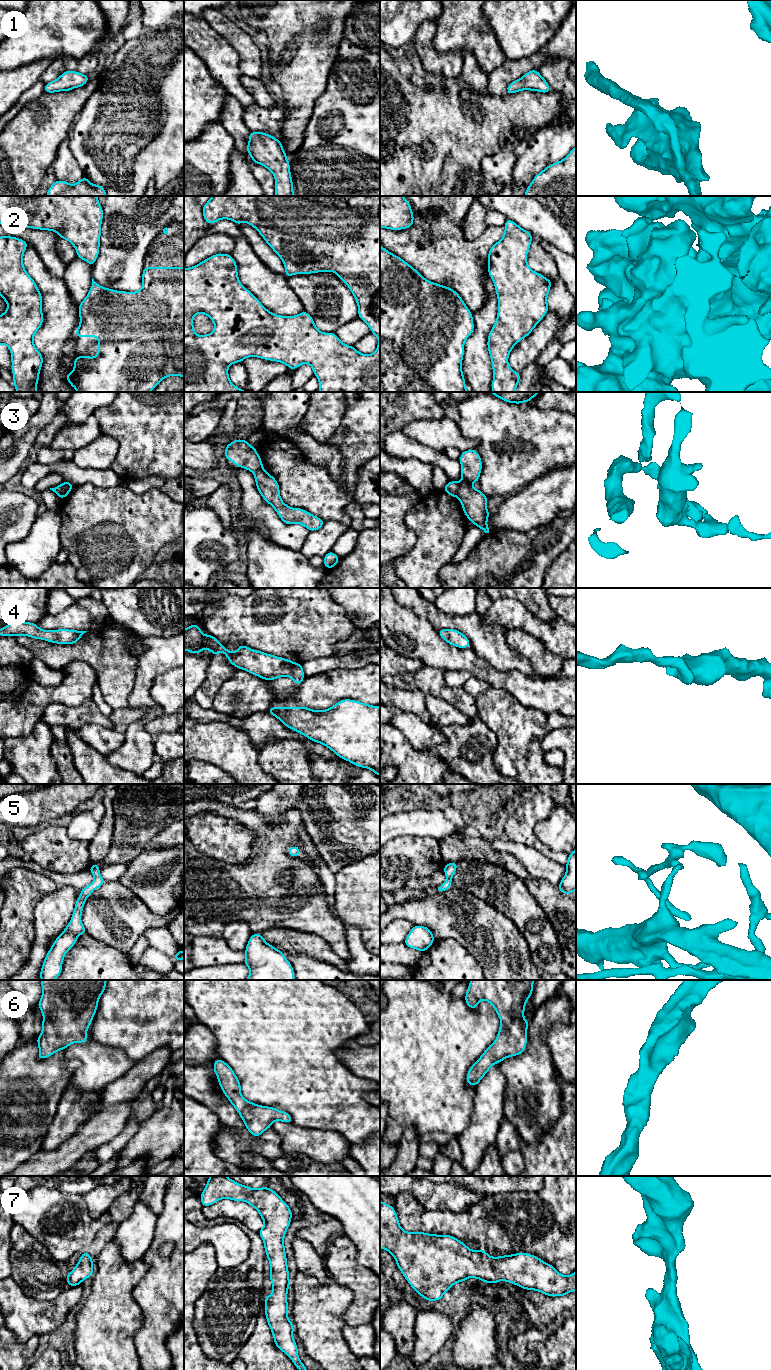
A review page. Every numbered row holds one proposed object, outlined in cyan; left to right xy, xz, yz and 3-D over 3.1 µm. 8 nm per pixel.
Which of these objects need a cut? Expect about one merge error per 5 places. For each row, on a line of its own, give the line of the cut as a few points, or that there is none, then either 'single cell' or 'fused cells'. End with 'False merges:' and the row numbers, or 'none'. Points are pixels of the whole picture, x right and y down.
1: cut none; single cell
2: cut none; single cell
3: cut xy (64, 482), (64, 488), (60, 497); fused cells
4: cut none; single cell
5: cut none; single cell
6: cut none; single cell
7: cut none; single cell
False merges: 3

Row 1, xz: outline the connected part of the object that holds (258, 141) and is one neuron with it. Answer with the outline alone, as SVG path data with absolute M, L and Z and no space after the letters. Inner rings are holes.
M251 132L246 150L256 164L263 165L275 178L275 196L295 196L290 163L282 143L264 132Z

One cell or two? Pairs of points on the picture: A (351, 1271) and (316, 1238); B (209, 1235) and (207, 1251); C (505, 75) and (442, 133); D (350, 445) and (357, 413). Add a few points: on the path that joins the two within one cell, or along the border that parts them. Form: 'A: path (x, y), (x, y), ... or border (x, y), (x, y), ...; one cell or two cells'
A: border (344, 1235), (335, 1238), (331, 1242), (323, 1257); two cells
B: border (212, 1244), (203, 1242), (194, 1250); two cells
C: border (486, 92), (492, 95), (506, 94); two cells
D: path (357, 437), (357, 421); one cell

